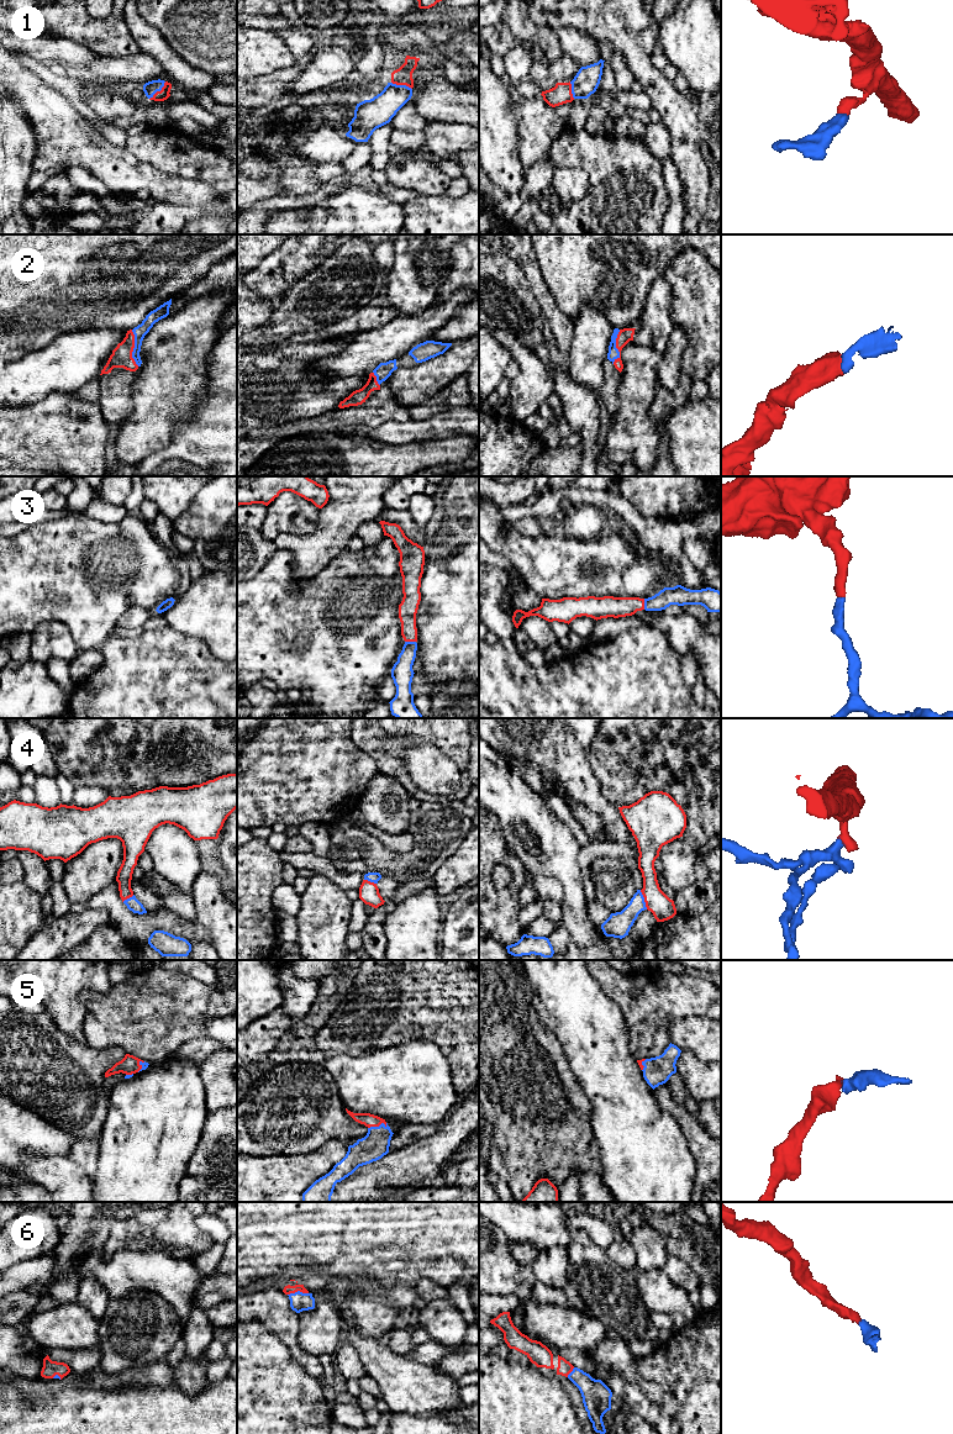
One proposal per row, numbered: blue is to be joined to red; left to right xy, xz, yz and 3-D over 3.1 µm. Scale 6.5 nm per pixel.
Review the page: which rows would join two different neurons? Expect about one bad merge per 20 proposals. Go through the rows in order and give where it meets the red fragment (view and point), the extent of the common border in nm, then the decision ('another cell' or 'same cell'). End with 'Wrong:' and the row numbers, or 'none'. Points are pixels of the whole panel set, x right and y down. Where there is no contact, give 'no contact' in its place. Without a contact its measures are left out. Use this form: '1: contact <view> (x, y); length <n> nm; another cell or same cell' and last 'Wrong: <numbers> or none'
1: contact xy (158, 91); length 160 nm; same cell
2: contact xy (133, 347); length 240 nm; same cell
3: contact xz (410, 641); length 70 nm; same cell
4: contact yz (645, 900); length 140 nm; same cell
5: contact xz (377, 1126); length 130 nm; same cell
6: contact xz (298, 1290); length 140 nm; same cell
Wrong: none

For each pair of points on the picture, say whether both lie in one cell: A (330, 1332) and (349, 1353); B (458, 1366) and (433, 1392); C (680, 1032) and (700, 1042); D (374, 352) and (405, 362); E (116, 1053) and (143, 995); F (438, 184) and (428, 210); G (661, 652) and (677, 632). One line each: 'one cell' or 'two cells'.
A: two cells
B: two cells
C: one cell
D: two cells
E: two cells
F: two cells
G: two cells

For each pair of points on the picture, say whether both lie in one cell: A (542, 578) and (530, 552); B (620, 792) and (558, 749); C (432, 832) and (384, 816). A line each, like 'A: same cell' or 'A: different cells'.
A: same cell
B: different cells
C: different cells

